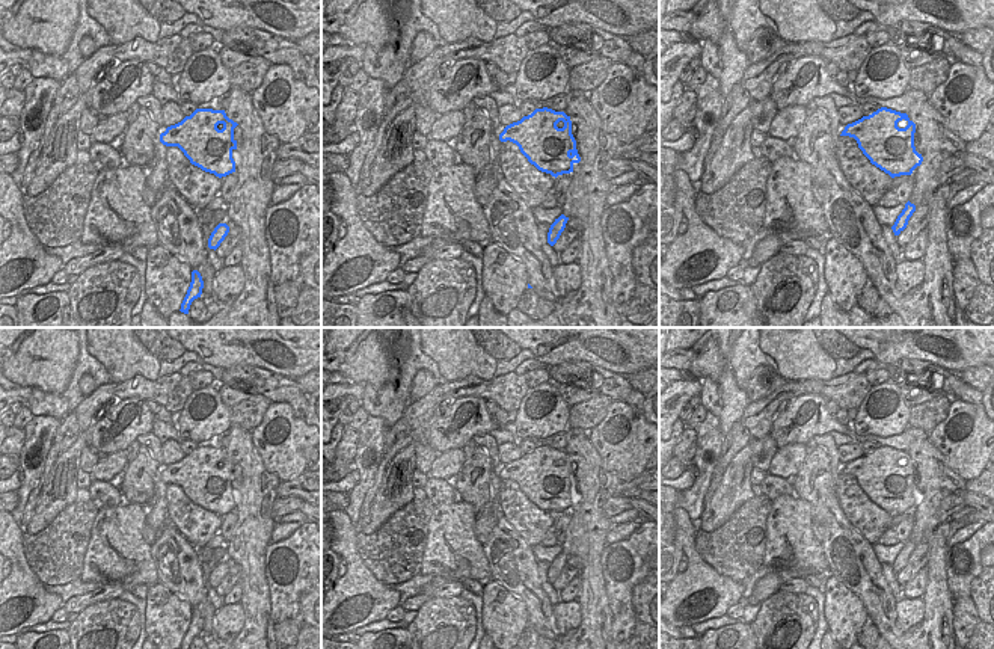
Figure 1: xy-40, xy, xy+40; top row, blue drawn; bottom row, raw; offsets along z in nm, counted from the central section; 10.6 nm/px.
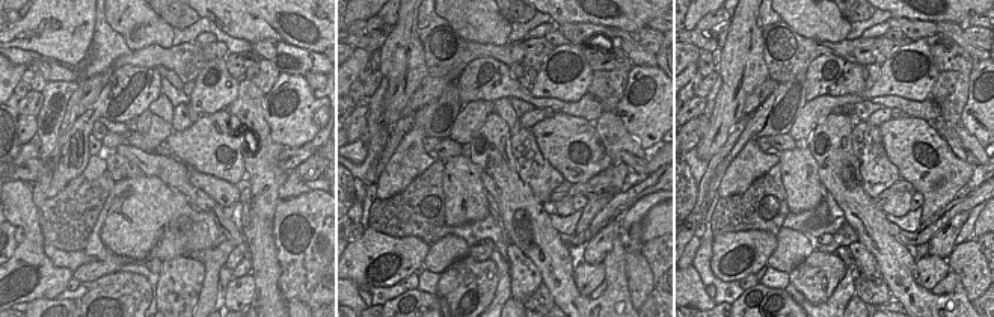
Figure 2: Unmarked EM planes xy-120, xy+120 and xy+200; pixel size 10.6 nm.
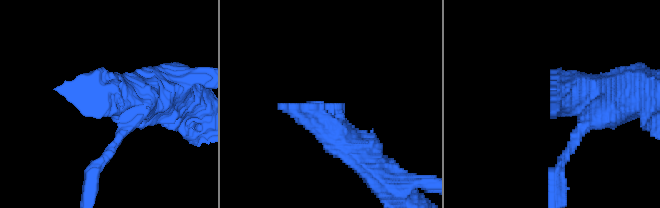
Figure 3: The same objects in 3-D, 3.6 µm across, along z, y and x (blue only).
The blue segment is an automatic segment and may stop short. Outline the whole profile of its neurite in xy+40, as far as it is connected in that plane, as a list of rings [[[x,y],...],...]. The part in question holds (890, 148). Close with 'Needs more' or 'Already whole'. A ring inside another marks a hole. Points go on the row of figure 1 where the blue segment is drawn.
[[[881,107],[848,124],[840,136],[854,137],[872,165],[891,178],[911,175],[923,157],[914,146],[916,124],[907,113]]]. Already whole.

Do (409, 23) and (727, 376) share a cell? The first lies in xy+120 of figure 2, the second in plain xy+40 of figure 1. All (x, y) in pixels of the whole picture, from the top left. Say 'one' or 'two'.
one

